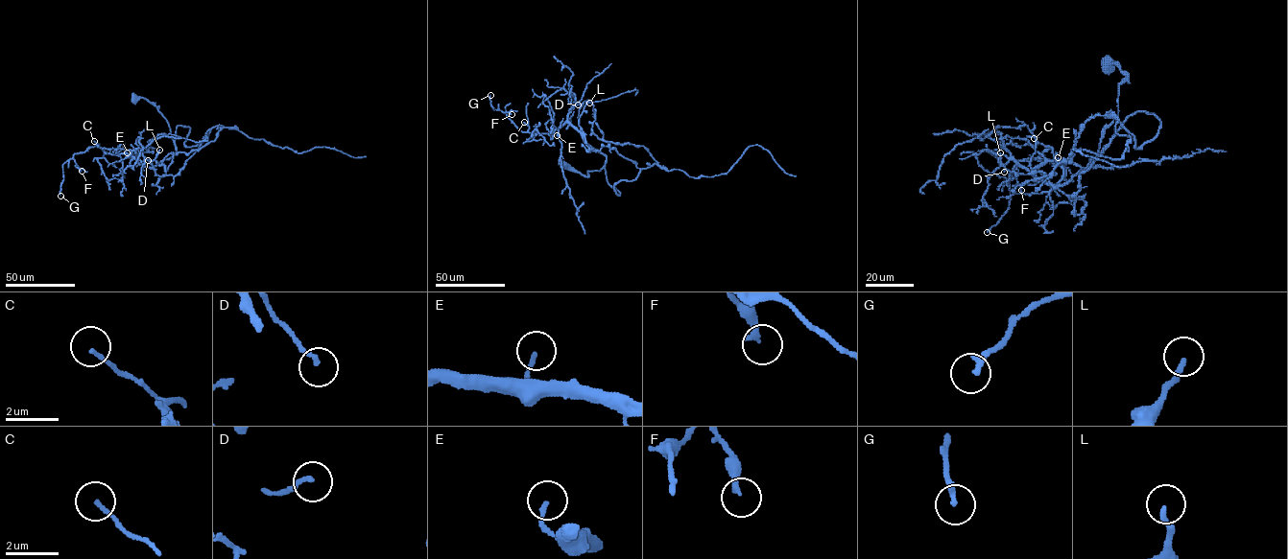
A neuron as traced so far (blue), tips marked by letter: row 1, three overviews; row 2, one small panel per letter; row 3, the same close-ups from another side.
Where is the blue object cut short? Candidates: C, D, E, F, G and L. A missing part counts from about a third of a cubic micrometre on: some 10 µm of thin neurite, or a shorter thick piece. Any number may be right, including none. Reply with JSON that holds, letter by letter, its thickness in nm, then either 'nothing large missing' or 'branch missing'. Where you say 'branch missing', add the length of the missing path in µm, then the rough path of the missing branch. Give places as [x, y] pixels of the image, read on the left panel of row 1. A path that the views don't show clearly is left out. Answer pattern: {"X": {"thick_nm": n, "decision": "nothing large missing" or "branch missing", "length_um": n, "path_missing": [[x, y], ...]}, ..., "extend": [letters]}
{"C": {"thick_nm": 130, "decision": "nothing large missing"}, "D": {"thick_nm": 150, "decision": "nothing large missing"}, "E": {"thick_nm": 140, "decision": "nothing large missing"}, "F": {"thick_nm": 240, "decision": "nothing large missing"}, "G": {"thick_nm": 200, "decision": "nothing large missing"}, "L": {"thick_nm": 190, "decision": "nothing large missing"}, "extend": []}

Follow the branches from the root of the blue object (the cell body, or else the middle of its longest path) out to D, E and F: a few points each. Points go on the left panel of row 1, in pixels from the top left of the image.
D: (134, 99), (145, 98), (157, 107), (176, 148), (172, 156), (154, 168), (137, 158), (141, 152), (148, 160)
E: (134, 99), (145, 98), (157, 107), (168, 124), (176, 152), (154, 168), (140, 164), (127, 152)
F: (134, 99), (157, 107), (176, 152), (150, 168), (91, 146), (73, 156), (82, 171)

